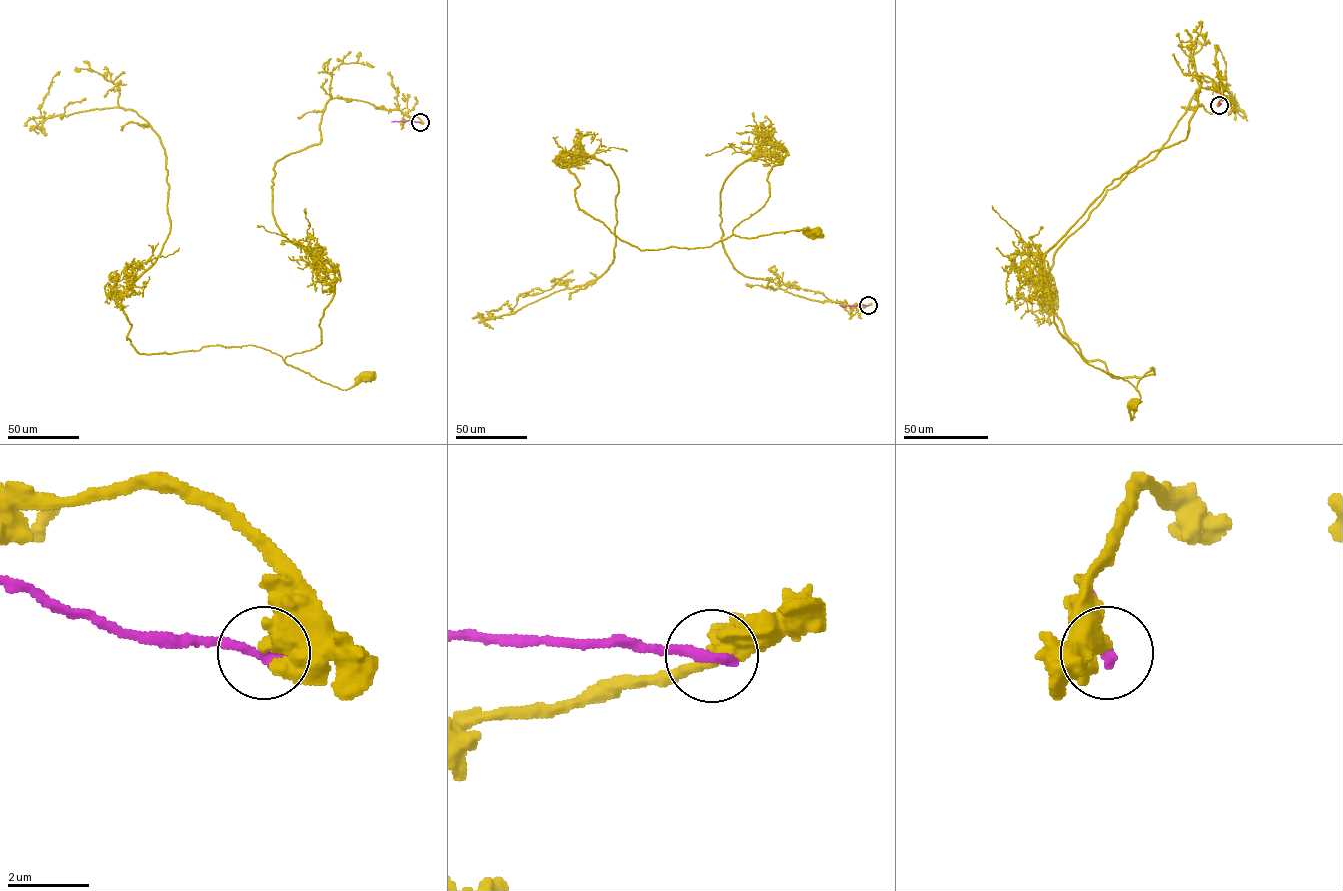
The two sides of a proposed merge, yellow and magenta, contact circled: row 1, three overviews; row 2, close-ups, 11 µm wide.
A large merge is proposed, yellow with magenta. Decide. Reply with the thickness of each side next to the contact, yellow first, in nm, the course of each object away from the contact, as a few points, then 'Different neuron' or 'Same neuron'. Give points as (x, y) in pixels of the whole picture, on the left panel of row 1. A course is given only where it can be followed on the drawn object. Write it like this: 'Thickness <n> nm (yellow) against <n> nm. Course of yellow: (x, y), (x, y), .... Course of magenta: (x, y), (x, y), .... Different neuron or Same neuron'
Thickness 550 nm (yellow) against 280 nm. Course of yellow: (419, 122), (330, 99), (273, 167), (275, 223), (335, 283), (321, 343), (284, 362), (368, 377). Course of magenta: (419, 122), (391, 122). Different neuron

